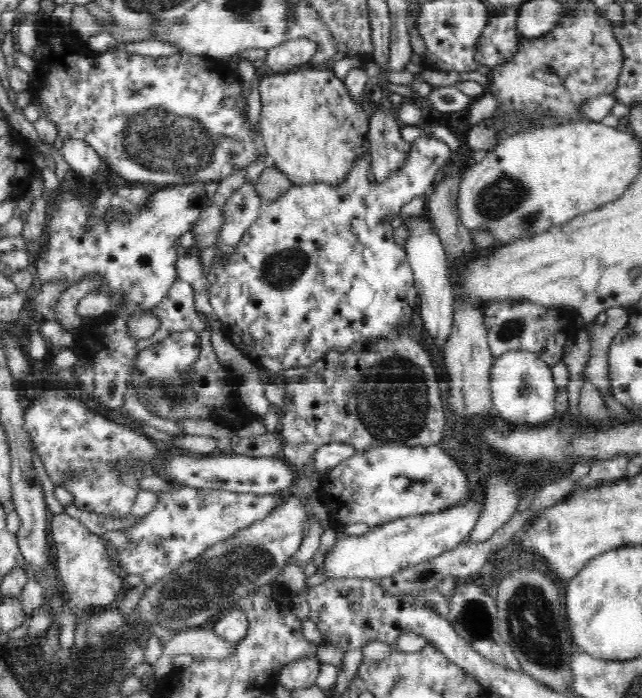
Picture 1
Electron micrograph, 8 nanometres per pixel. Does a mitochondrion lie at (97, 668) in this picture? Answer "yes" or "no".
yes

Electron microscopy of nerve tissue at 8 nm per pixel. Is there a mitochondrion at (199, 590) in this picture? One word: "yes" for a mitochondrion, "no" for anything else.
yes

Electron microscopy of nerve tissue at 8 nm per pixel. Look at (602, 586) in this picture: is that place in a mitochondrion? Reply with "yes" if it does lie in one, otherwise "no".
no

